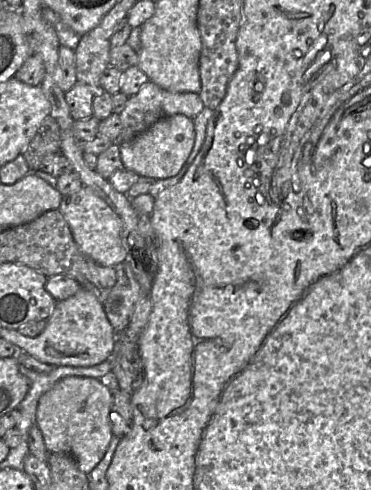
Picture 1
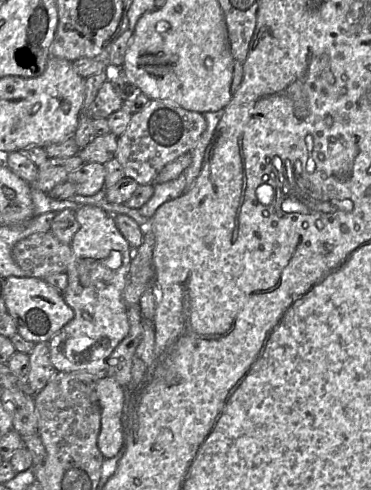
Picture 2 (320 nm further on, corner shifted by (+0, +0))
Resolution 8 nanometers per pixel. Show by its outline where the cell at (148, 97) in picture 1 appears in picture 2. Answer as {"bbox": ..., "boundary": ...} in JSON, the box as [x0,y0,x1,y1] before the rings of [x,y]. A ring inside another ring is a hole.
{"bbox":[115,100,207,185],"boundary":[[[150,100],[140,112],[131,115],[125,131],[117,137],[115,157],[124,174],[139,185],[153,184],[161,170],[185,153],[191,153],[207,122],[202,113],[186,110],[172,101]]]}

